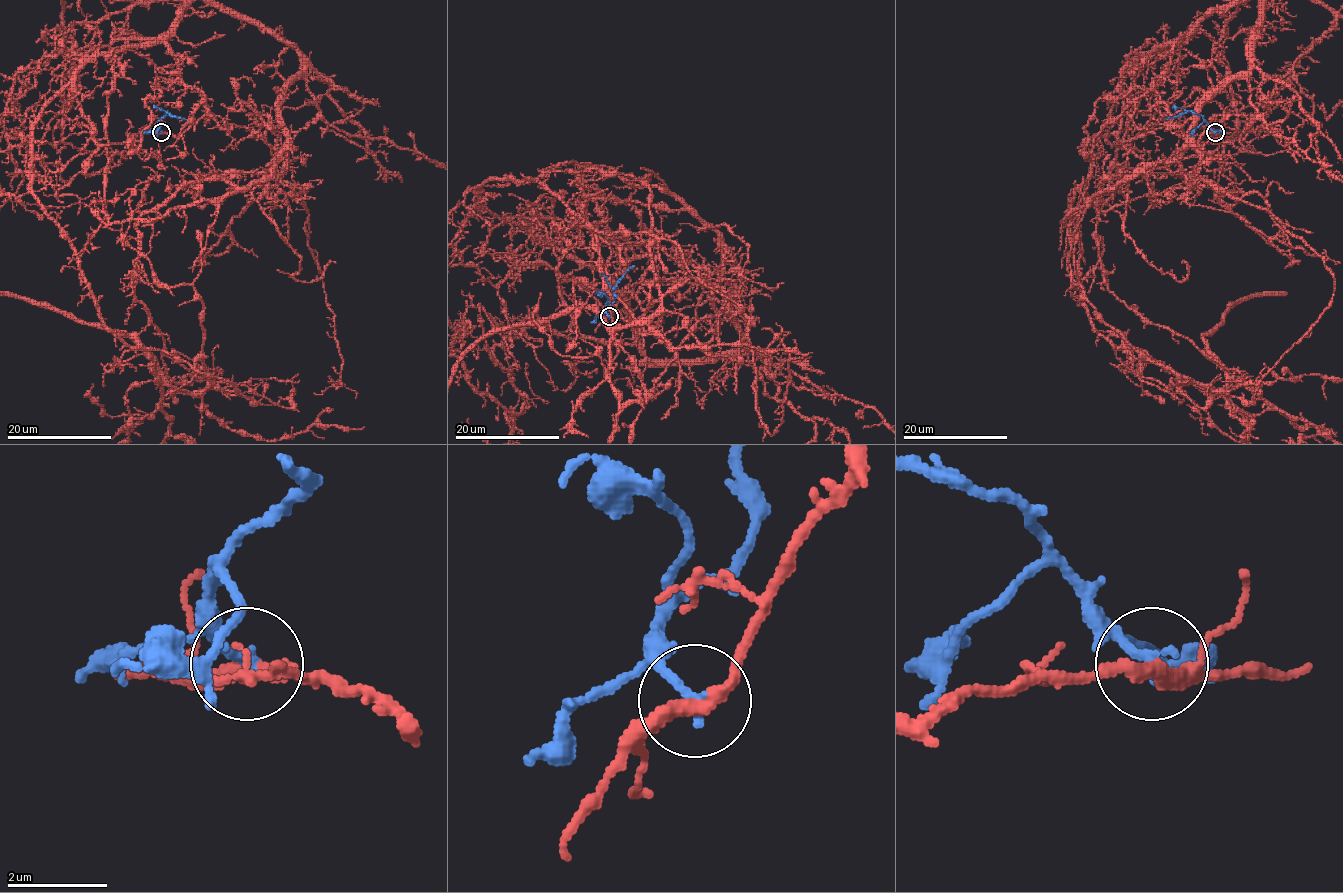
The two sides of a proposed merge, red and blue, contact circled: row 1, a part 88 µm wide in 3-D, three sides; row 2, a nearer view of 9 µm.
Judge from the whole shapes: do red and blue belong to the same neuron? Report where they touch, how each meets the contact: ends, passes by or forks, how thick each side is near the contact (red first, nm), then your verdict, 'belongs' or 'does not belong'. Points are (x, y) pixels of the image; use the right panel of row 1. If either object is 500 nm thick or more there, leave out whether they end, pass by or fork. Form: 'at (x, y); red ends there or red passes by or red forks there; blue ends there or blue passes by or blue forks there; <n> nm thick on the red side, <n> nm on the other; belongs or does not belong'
at (1215, 132); red passes by; blue ends there; 320 nm thick on the red side, 200 nm on the other; does not belong

